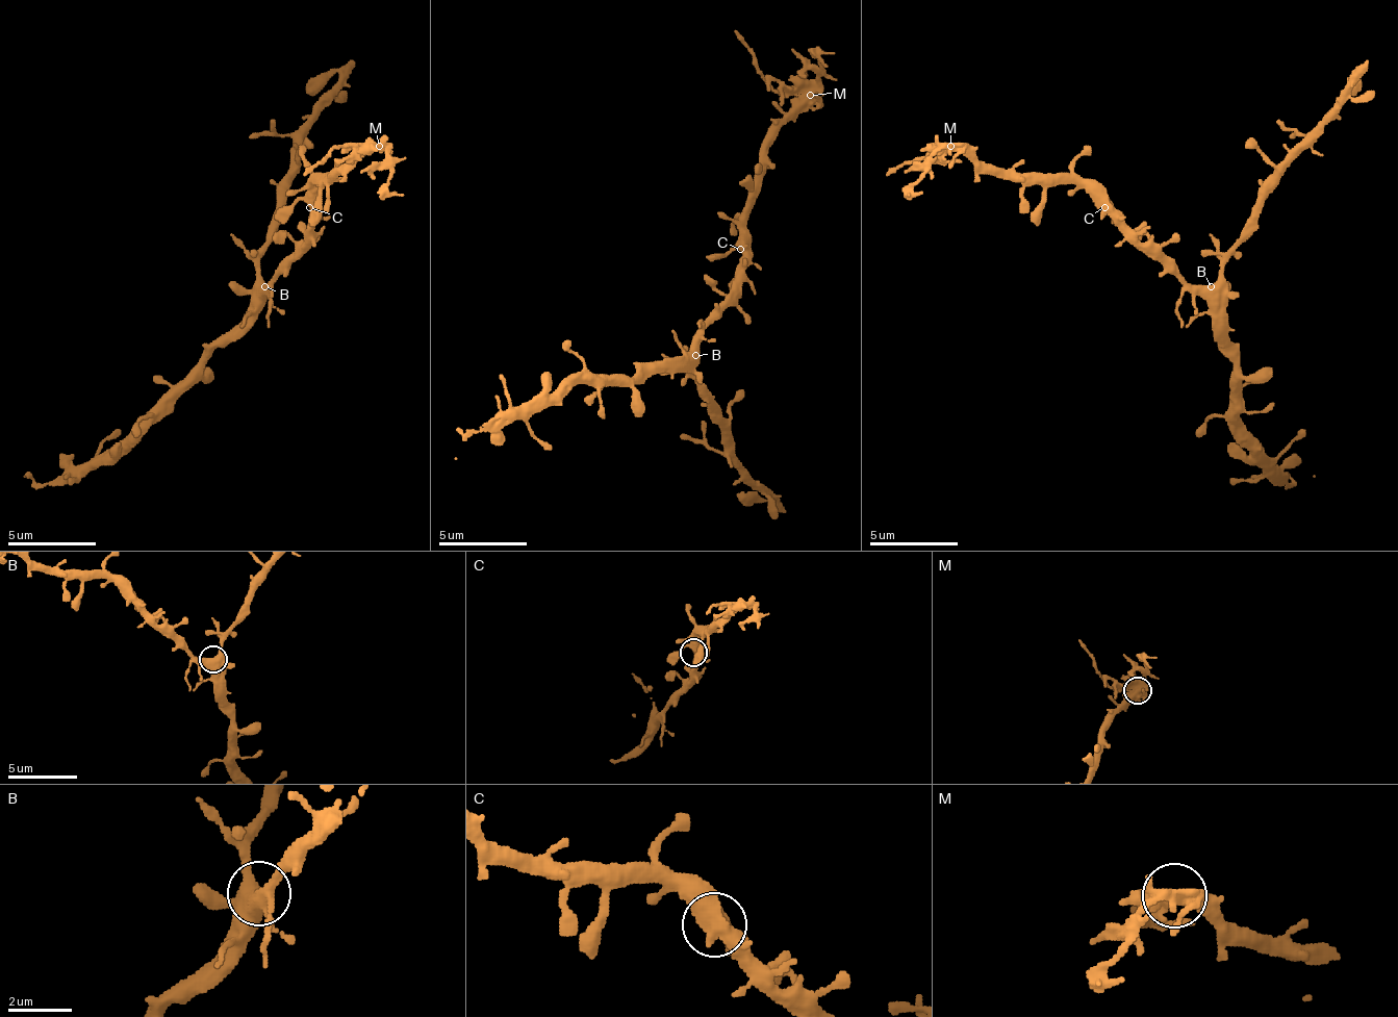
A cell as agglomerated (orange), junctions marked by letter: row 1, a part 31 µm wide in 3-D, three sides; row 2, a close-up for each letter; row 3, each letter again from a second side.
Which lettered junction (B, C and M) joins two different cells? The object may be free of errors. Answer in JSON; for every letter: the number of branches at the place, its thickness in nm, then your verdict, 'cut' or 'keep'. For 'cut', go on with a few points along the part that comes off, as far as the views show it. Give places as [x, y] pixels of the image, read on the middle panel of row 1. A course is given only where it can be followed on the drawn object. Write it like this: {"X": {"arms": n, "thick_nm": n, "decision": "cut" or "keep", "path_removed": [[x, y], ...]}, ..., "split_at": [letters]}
{"B": {"arms": 4, "thick_nm": 500, "decision": "keep"}, "C": {"arms": 4, "thick_nm": 480, "decision": "keep"}, "M": {"arms": 5, "thick_nm": 500, "decision": "cut", "path_removed": [[811, 94], [789, 94], [771, 80], [748, 45], [736, 32]]}, "split_at": ["M"]}

